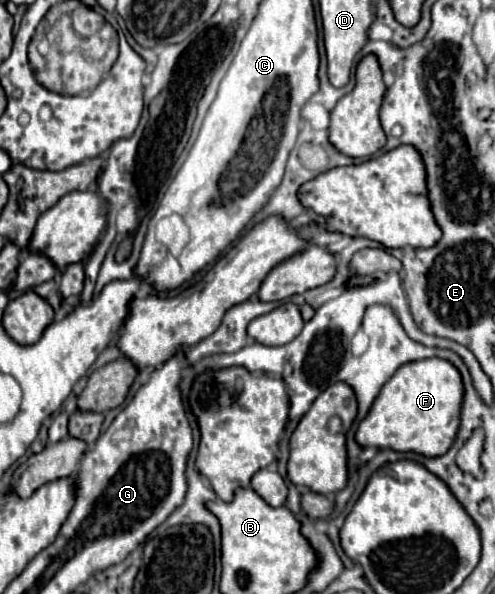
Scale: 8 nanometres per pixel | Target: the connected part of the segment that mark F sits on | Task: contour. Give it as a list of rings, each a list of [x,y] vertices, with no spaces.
[[[430,357],[402,365],[380,389],[368,417],[360,423],[356,441],[362,447],[390,447],[426,457],[444,455],[458,433],[464,385],[460,371],[446,359]]]

